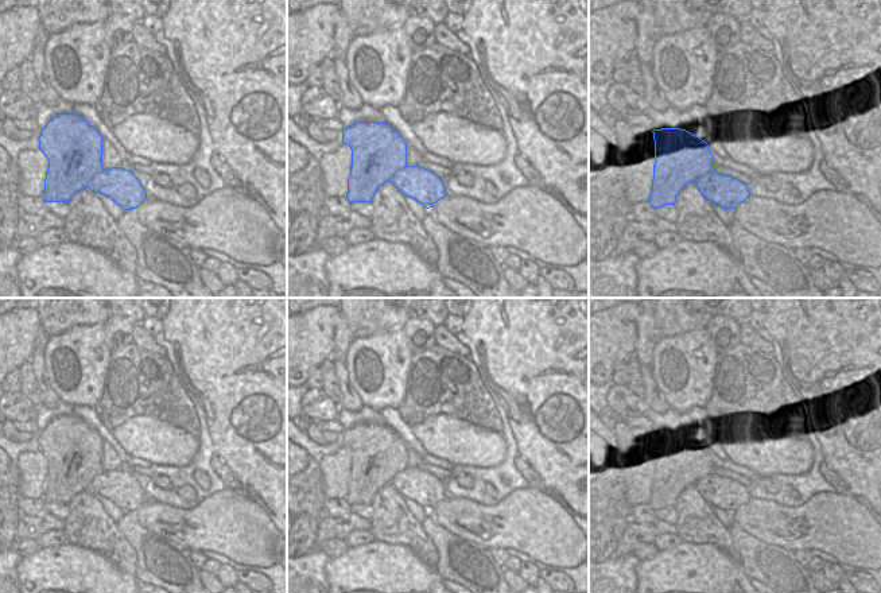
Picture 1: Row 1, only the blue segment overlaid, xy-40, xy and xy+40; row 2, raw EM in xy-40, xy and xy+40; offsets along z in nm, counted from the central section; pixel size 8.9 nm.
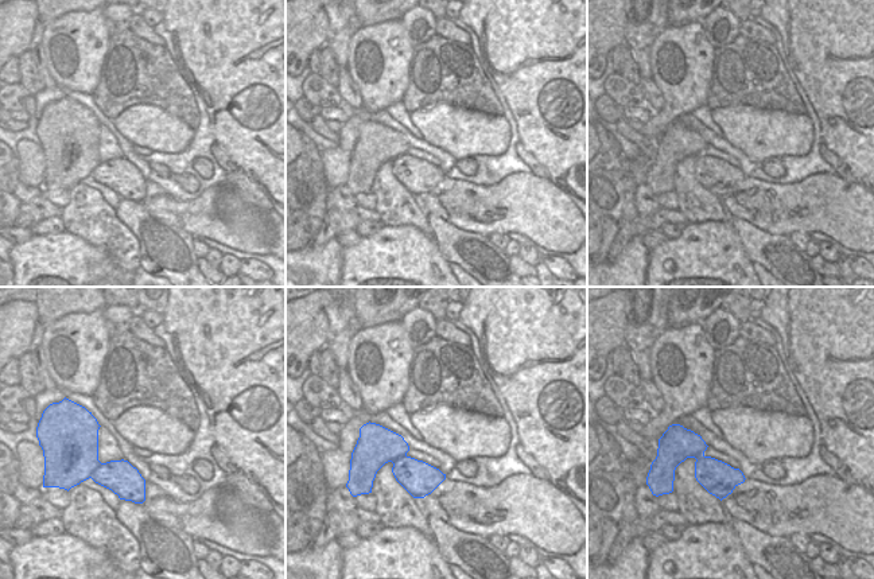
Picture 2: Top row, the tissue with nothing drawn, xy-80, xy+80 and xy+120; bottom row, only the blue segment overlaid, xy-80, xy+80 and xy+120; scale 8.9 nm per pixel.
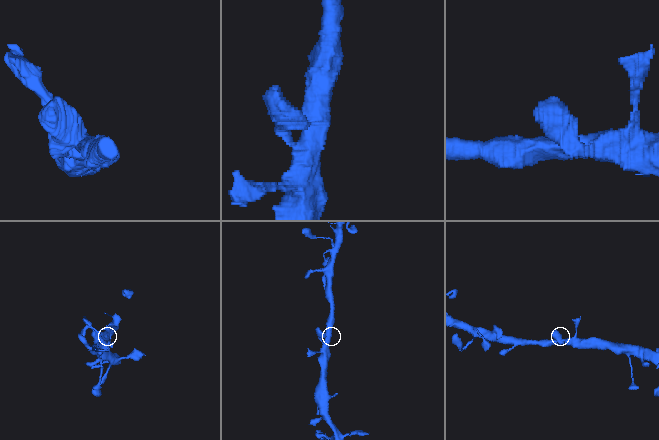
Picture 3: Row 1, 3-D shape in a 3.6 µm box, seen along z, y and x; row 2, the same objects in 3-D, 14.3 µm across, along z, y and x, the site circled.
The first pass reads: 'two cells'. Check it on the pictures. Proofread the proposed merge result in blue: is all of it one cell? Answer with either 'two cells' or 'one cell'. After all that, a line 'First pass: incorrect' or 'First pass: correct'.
one cell
First pass: incorrect

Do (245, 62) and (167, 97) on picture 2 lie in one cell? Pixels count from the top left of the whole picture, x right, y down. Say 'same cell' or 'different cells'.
different cells

